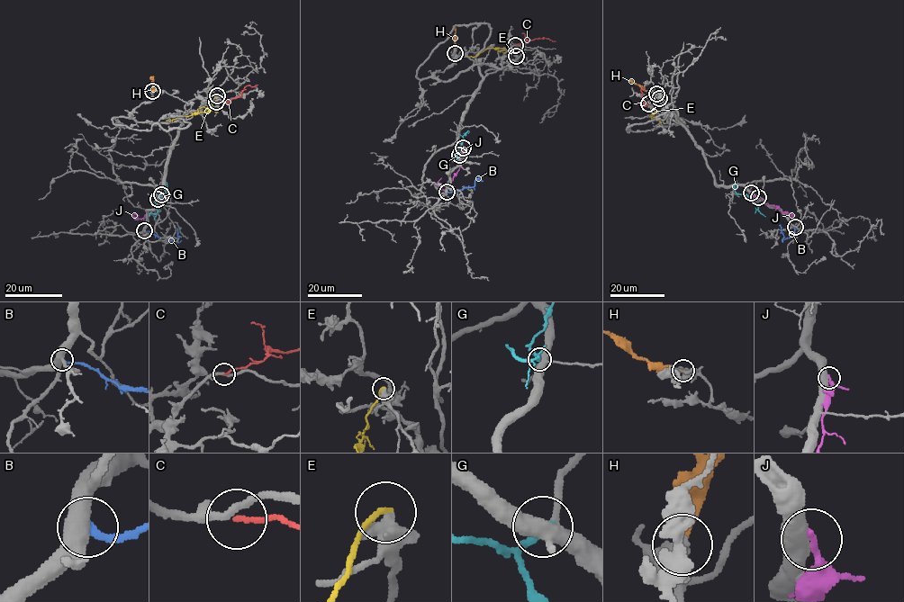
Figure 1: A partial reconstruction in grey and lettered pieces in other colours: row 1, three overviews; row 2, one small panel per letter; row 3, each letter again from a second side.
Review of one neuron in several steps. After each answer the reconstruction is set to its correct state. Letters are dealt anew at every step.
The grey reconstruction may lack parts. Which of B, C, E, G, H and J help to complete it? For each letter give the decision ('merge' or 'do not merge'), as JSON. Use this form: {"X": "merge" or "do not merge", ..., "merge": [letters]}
{"B": "do not merge", "C": "do not merge", "E": "do not merge", "G": "do not merge", "H": "do not merge", "J": "do not merge", "merge": []}

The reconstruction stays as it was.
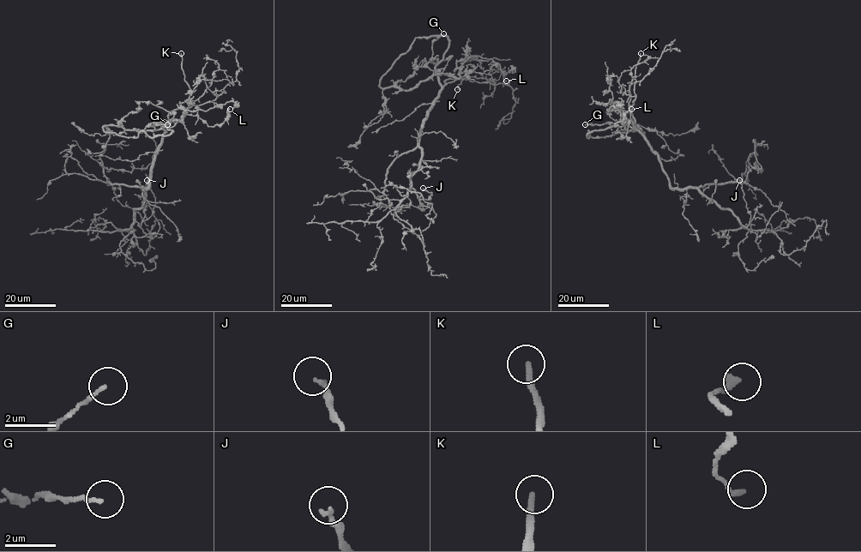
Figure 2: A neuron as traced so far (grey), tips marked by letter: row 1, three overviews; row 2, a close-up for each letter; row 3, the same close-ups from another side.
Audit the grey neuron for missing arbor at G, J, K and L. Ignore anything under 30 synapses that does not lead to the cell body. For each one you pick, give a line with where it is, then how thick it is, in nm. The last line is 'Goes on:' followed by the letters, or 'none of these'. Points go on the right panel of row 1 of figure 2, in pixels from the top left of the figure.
K: place (641, 53); calibre 240 nm
Goes on: K

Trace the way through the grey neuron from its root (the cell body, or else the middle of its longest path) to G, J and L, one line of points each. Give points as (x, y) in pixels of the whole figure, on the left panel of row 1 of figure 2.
G: (144, 188), (148, 184), (153, 155), (165, 132), (163, 125), (156, 129), (150, 123), (167, 124)
J: (144, 188), (144, 203), (135, 210), (135, 219), (140, 226), (151, 215), (155, 202), (147, 180)
L: (144, 188), (154, 153), (168, 128), (183, 122), (185, 115), (197, 116), (209, 126), (221, 124), (230, 109)

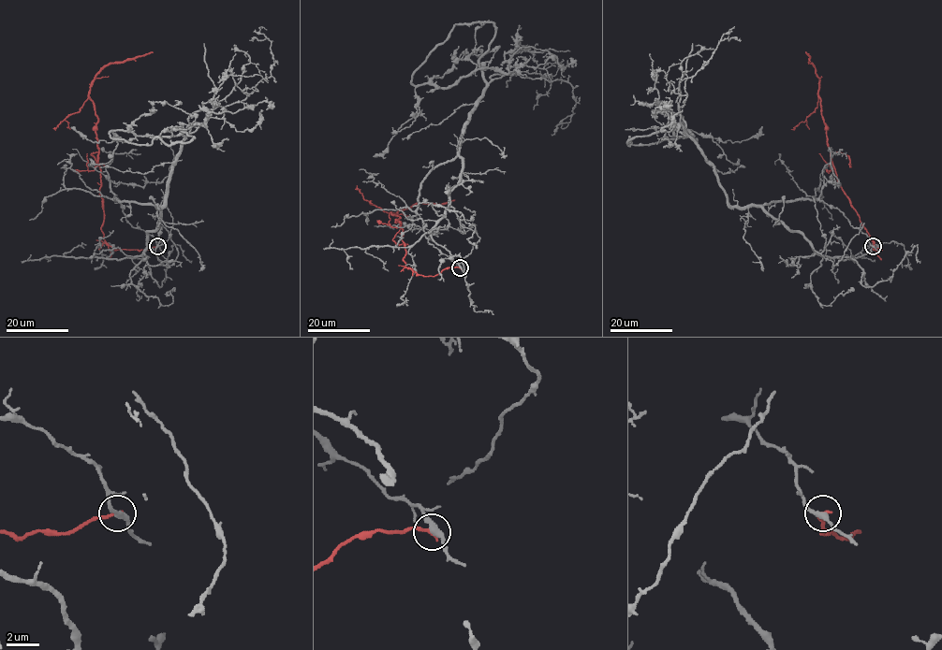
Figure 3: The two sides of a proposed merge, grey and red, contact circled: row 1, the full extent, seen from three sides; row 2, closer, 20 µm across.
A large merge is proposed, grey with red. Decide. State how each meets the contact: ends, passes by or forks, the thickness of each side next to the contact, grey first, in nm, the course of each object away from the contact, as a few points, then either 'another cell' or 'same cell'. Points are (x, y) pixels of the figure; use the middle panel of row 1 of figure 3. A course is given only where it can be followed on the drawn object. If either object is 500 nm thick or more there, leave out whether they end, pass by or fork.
grey passes by; red ends; calibres 340 and 220 nm; course grey (460, 267), (428, 241), (419, 189), (457, 155), (482, 90), (516, 73), (568, 83), (570, 121), (551, 134); course red (460, 267), (447, 267), (434, 276), (423, 276), (405, 266), (399, 217), (390, 213), (419, 203), (454, 200); another cell

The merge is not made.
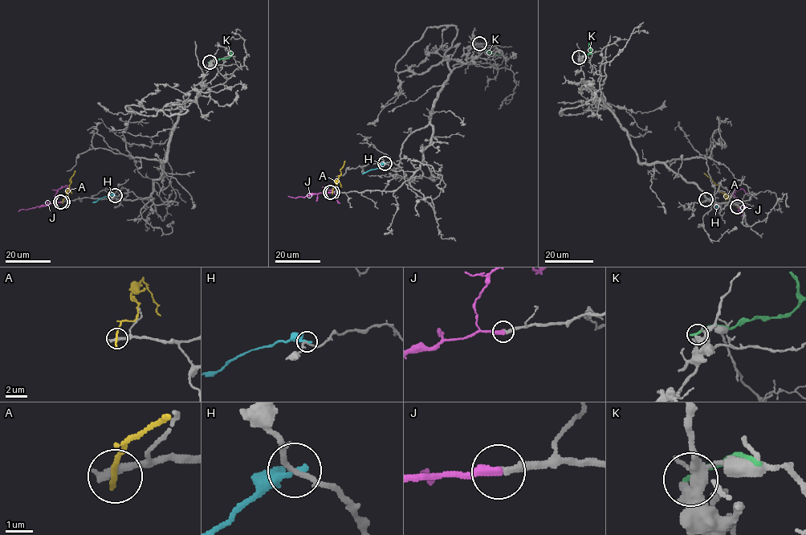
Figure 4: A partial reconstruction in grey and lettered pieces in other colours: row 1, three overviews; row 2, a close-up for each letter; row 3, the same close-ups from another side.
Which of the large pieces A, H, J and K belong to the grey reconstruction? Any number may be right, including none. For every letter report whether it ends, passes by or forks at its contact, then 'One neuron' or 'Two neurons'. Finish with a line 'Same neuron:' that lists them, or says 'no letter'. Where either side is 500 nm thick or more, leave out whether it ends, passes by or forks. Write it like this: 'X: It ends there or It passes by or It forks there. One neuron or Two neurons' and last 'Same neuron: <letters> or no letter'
A: It ends there. Two neurons
H: It ends there. Two neurons
J: It ends there. One neuron
K: Two neurons
Same neuron: J

